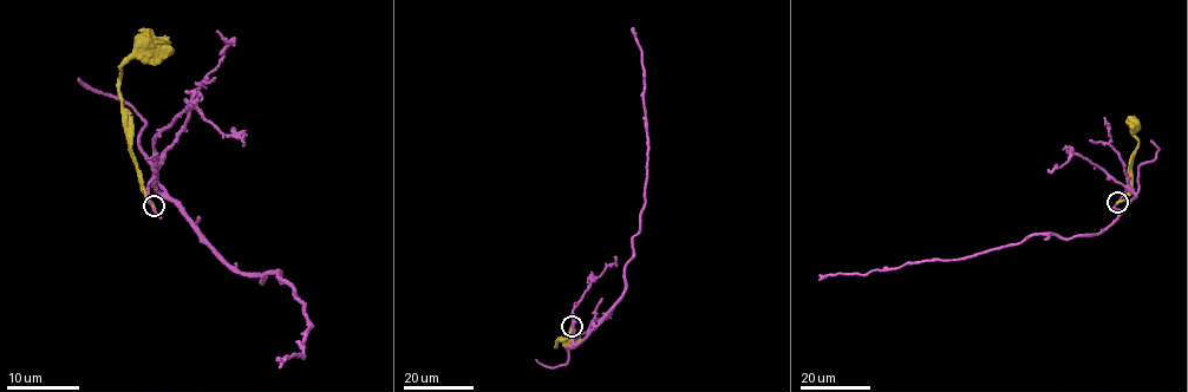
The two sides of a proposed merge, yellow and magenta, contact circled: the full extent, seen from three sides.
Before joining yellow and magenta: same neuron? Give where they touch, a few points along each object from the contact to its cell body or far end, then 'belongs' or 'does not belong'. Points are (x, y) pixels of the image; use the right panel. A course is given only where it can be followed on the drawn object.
(1117, 202) | yellow via (1118, 202), (1129, 188), (1131, 163), (1138, 144), (1133, 134), (1136, 128), (1134, 125) | magenta via (1118, 202), (1127, 188), (1136, 197), (1097, 234), (1032, 234), (957, 260), (820, 280) | does not belong

